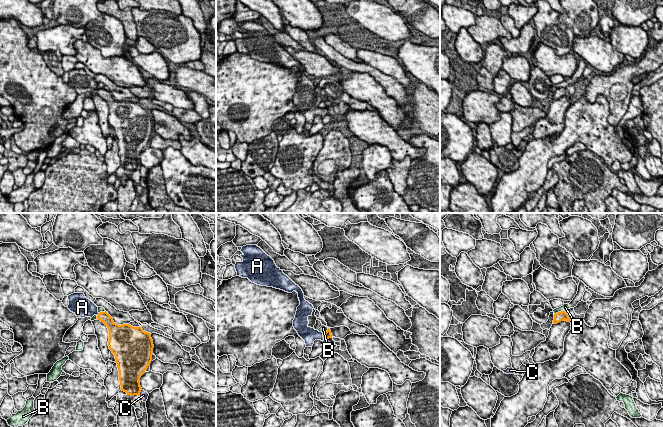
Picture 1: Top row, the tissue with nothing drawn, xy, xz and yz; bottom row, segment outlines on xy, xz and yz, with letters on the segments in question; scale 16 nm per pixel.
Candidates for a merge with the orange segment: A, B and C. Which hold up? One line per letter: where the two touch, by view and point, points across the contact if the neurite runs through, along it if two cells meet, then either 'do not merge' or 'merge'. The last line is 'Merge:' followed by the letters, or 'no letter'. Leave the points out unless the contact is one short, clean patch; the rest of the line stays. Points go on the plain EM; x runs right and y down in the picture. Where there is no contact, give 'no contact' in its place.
A: contact xz (323, 112); way xz (327, 110), (323, 112), (309, 111); merge
B: contact yz (559, 88); border yz (565, 87), (559, 87), (554, 90); do not merge
C: contact xy (140, 167); do not merge
Merge: A

